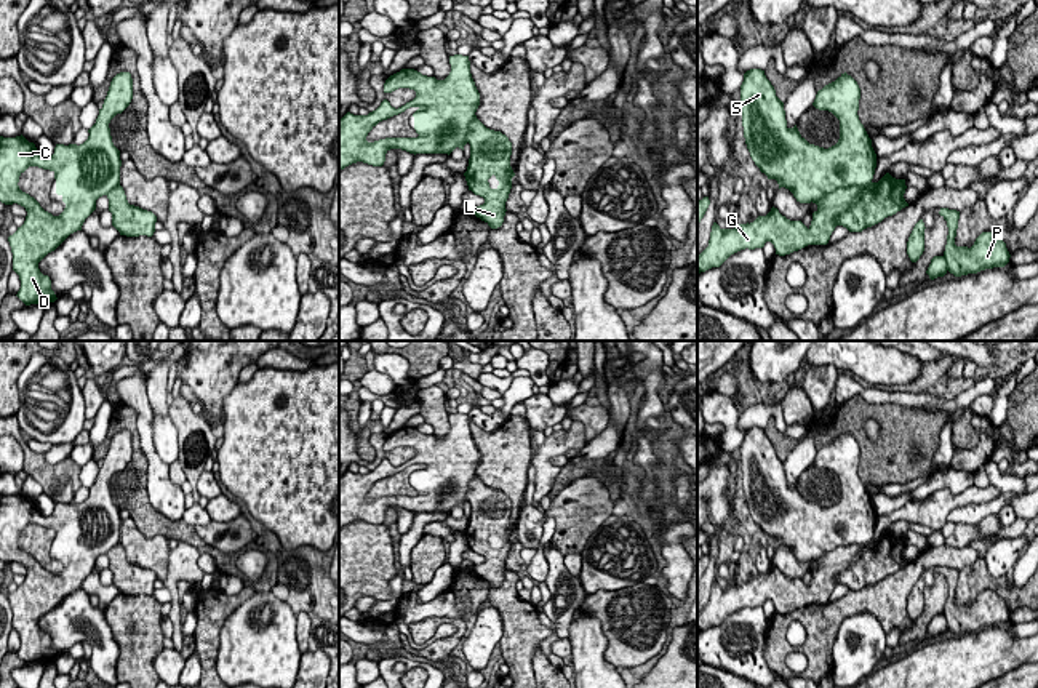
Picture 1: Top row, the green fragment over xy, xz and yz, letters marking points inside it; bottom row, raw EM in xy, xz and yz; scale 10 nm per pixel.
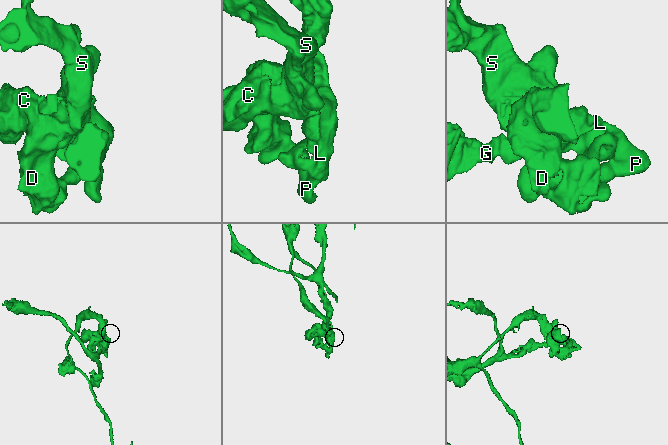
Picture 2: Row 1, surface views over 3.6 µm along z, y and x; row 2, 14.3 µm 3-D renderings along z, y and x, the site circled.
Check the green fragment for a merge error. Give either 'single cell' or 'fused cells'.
fused cells

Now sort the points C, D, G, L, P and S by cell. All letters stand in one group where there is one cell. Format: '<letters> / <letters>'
C D S / G L P

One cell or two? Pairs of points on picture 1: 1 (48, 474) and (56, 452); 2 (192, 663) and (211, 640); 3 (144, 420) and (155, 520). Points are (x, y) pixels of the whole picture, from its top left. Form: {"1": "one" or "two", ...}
{"1": "two", "2": "two", "3": "two"}

